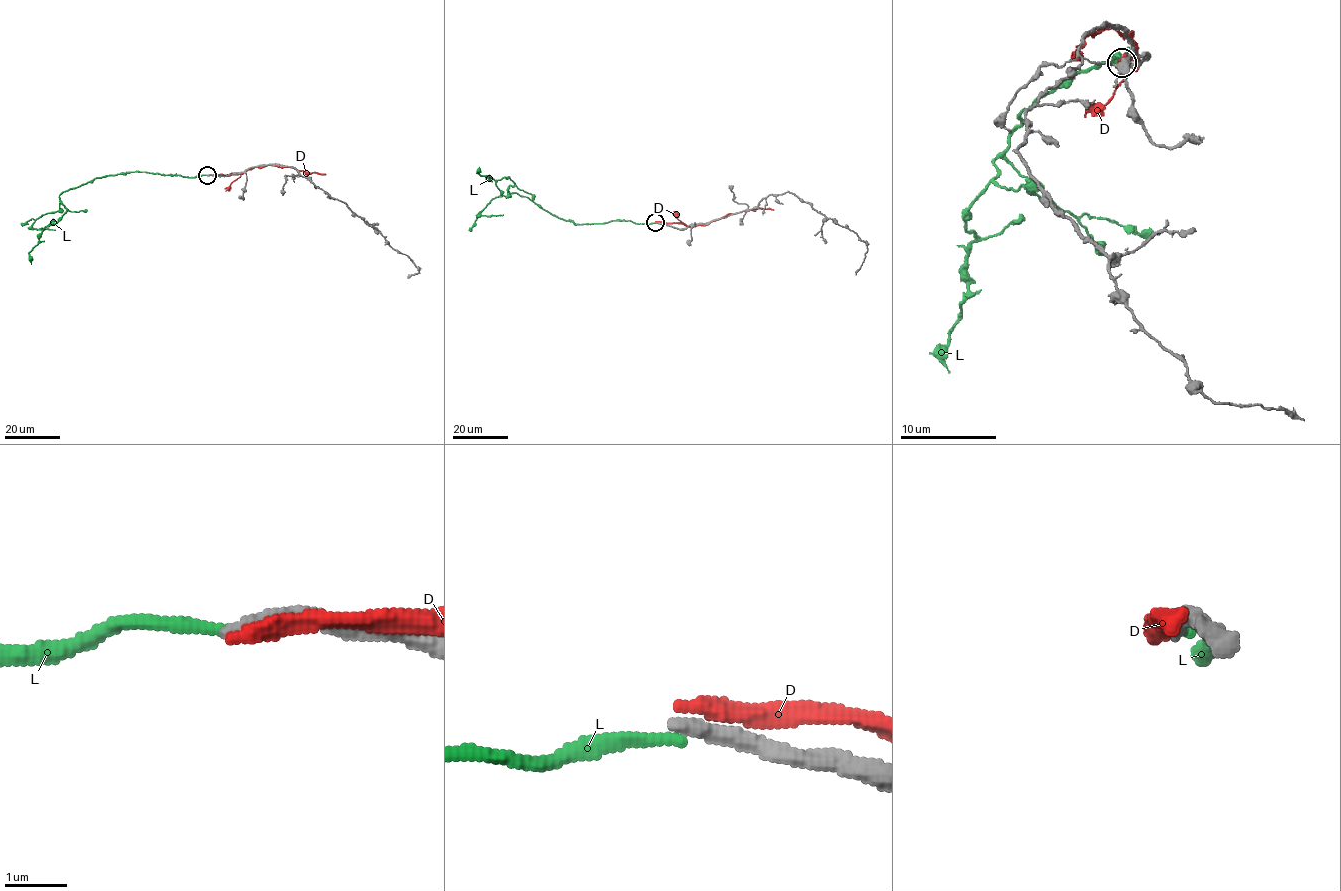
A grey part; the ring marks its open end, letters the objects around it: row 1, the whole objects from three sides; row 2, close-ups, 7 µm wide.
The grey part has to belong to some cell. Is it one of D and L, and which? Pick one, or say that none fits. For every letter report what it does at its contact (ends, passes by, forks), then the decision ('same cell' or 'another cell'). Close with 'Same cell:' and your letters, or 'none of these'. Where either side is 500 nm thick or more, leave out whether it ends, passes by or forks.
D: it ends there; another cell
L: it ends there; another cell
Same cell: none of these

